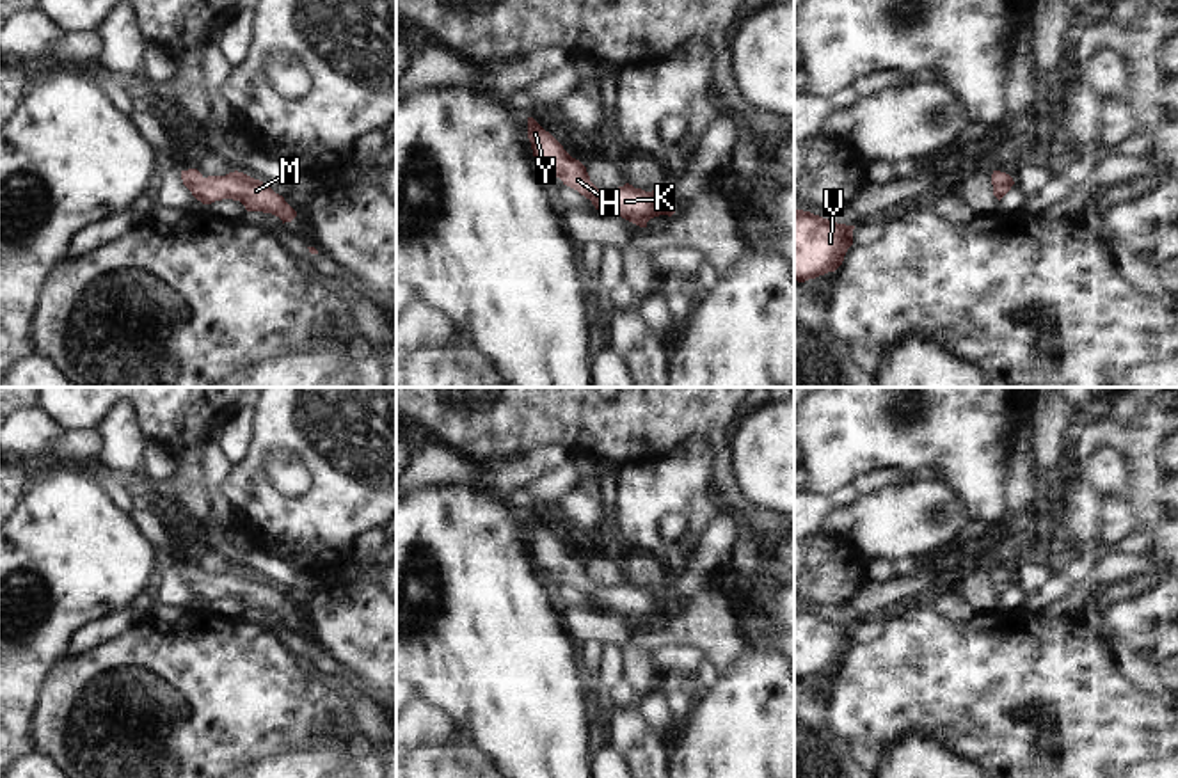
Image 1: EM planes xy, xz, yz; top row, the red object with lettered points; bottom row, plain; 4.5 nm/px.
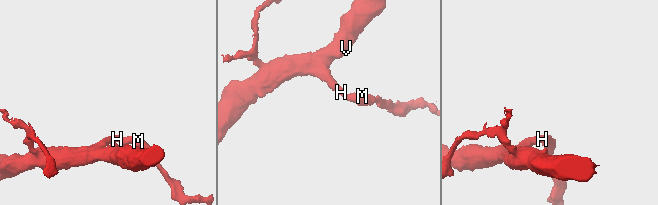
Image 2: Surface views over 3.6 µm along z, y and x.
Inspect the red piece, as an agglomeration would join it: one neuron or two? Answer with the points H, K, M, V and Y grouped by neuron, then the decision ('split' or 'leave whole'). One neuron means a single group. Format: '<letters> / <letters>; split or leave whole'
H K M V Y; leave whole

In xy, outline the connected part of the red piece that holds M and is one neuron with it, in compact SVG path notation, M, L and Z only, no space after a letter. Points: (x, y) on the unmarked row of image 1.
M197 567L181 568L183 583L203 602L222 597L240 599L247 609L263 609L291 620L297 609L275 591L267 581L254 577L243 570L229 570L226 574L204 576Z

